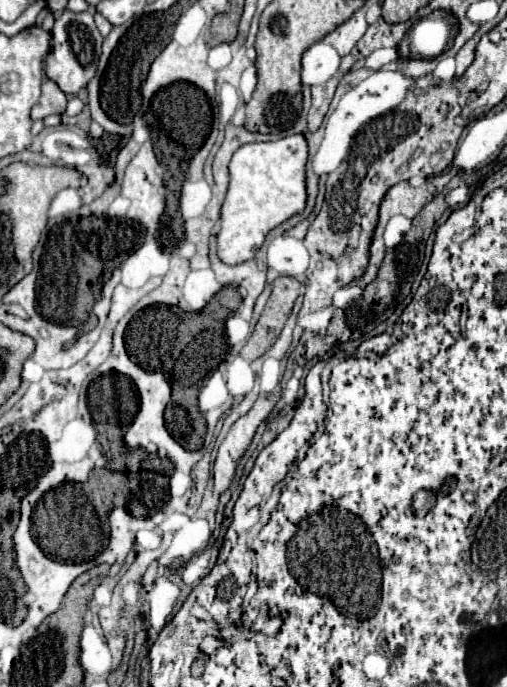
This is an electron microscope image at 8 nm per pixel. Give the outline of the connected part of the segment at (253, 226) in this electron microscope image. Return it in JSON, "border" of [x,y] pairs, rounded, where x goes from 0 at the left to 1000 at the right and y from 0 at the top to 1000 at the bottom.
{"border":[[[578,195],[542,207],[483,210],[460,224],[452,239],[456,262],[436,306],[436,335],[428,341],[428,370],[444,384],[495,378],[538,332],[602,306],[606,224],[606,204],[598,195]]]}

